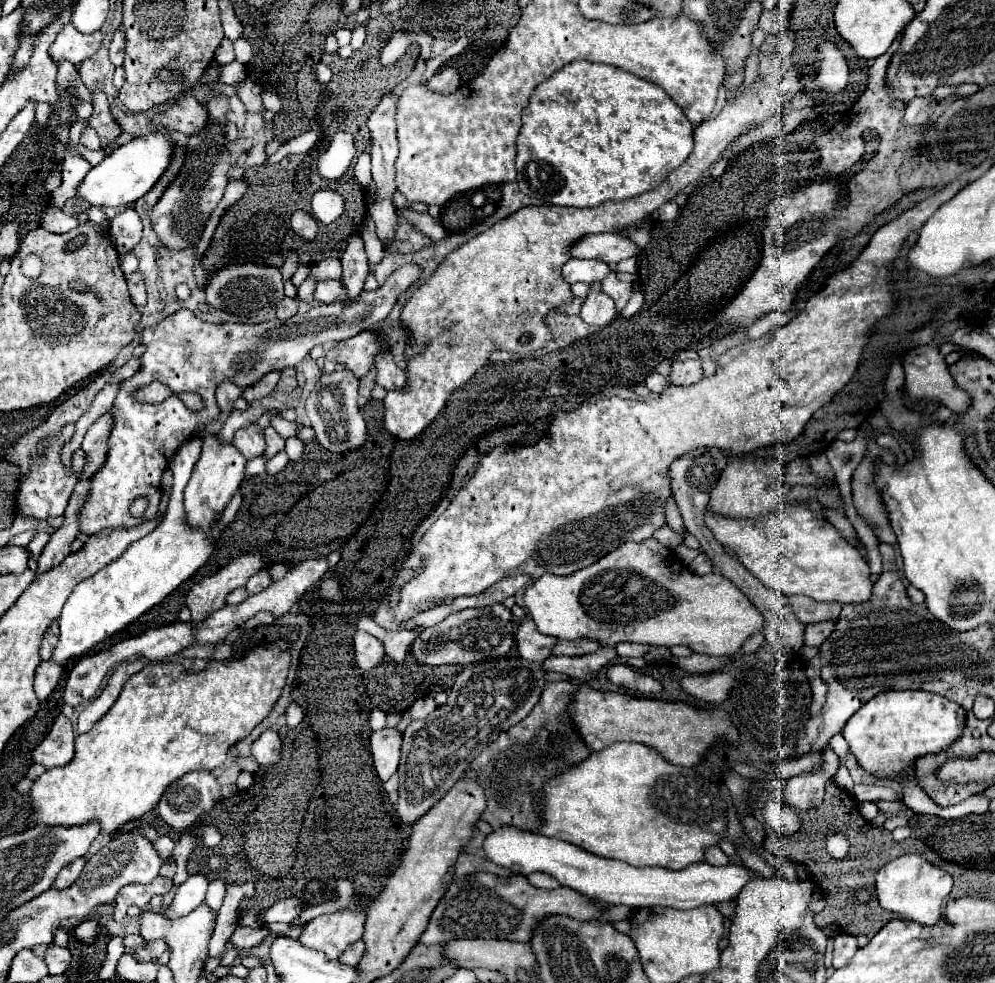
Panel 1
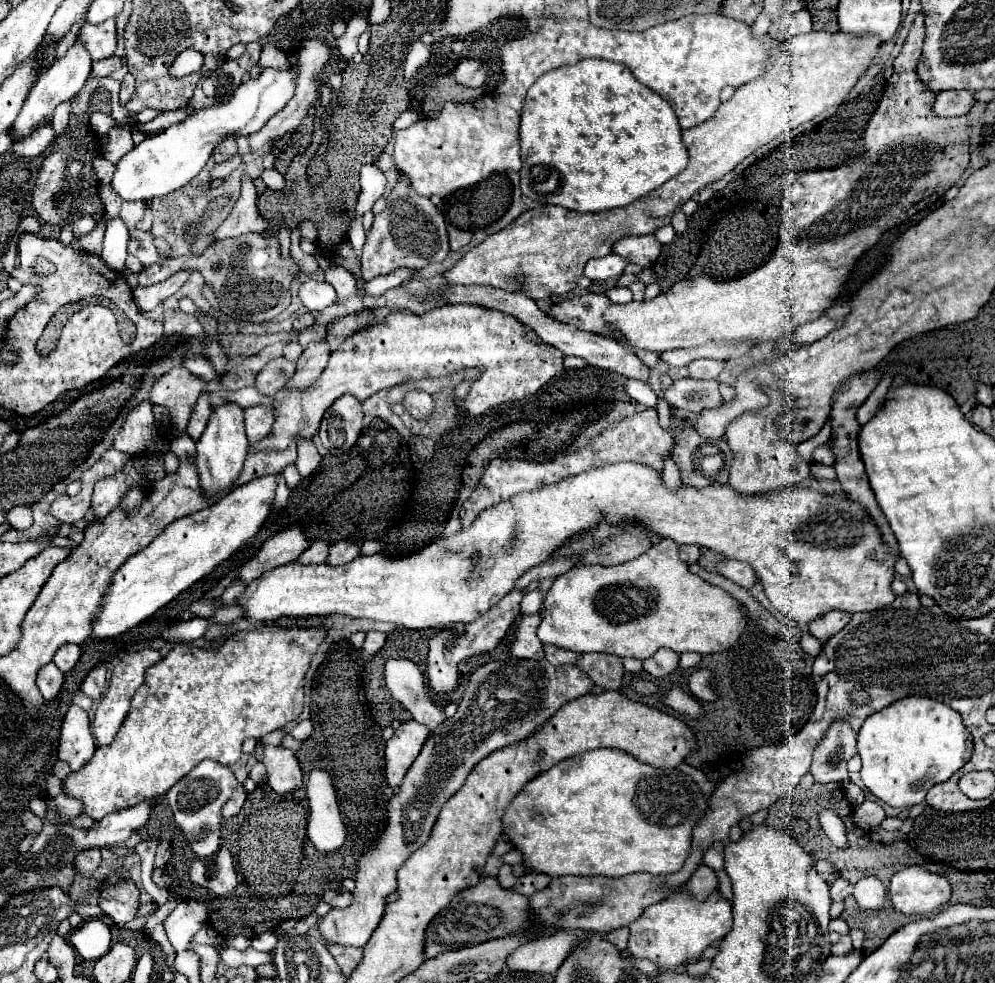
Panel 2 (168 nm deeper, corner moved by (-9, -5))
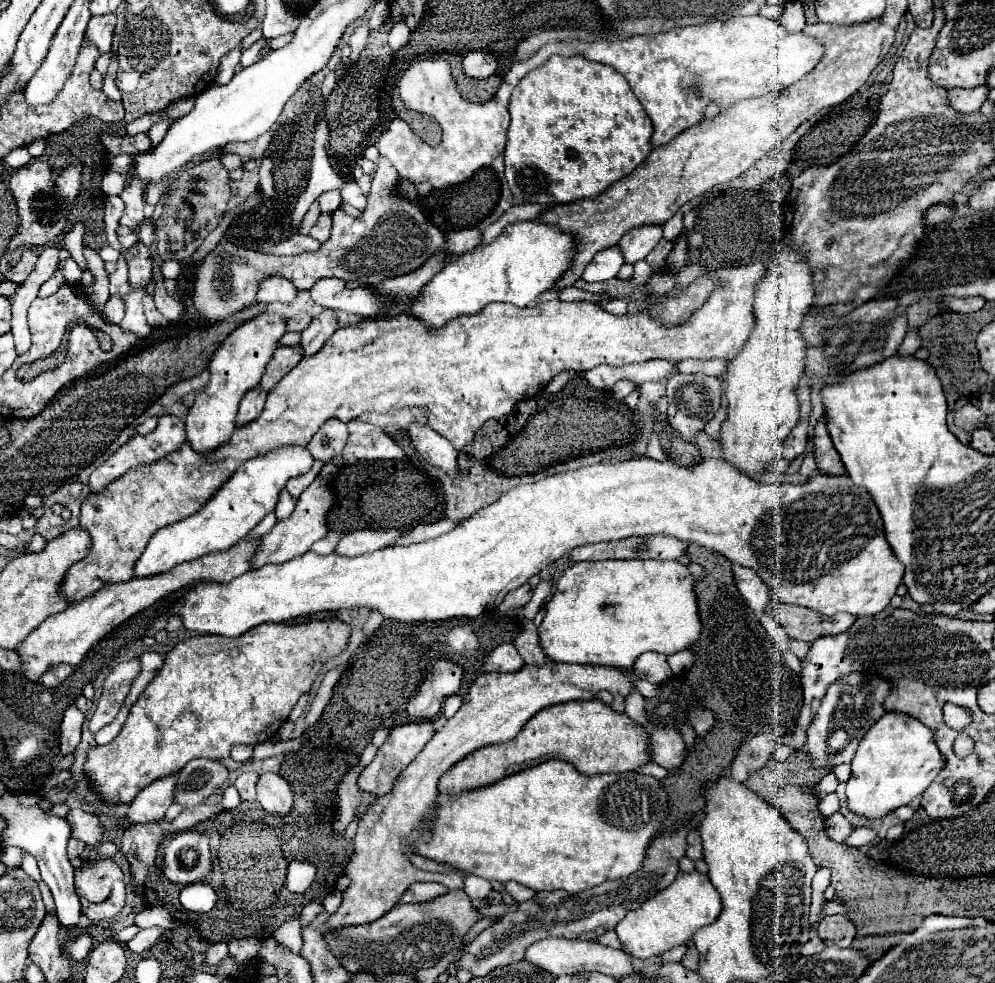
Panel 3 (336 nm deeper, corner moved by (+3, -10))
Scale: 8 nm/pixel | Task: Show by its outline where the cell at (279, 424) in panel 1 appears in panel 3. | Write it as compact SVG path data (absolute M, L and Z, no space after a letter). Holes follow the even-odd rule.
M316 461L314 465L312 465L312 469L306 473L306 475L302 475L302 477L294 477L294 479L290 479L288 483L286 483L286 489L290 491L290 495L294 497L294 499L298 499L300 497L300 493L316 479L316 475L320 473L320 463Z

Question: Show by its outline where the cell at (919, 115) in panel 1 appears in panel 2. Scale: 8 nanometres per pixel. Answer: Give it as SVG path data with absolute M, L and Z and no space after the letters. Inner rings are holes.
M950 90L950 92L936 94L932 110L938 118L952 118L952 116L966 114L972 104L974 104L972 92L968 92L968 90Z

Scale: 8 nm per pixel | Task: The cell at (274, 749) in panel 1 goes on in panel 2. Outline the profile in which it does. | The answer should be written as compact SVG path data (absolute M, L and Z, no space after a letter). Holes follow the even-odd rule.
M266 744L262 762L268 770L268 782L274 792L286 794L302 786L302 770L292 748Z

